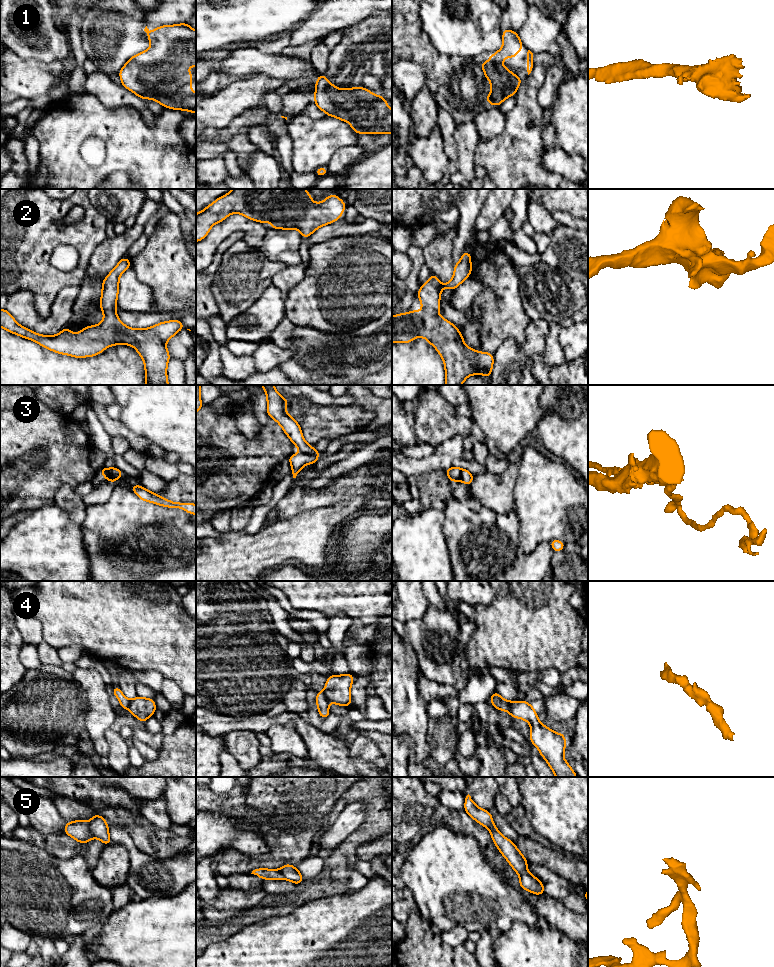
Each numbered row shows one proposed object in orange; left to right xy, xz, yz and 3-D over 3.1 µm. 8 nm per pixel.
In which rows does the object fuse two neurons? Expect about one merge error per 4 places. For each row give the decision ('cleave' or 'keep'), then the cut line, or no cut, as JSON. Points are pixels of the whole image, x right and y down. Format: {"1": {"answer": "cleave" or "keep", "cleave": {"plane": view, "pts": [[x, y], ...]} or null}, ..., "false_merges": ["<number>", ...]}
{"1": {"answer": "keep", "cleave": null}, "2": {"answer": "keep", "cleave": null}, "3": {"answer": "cleave", "cleave": {"plane": "xz", "pts": [[300, 451], [318, 457]]}}, "4": {"answer": "keep", "cleave": null}, "5": {"answer": "cleave", "cleave": {"plane": "xy", "pts": [[87, 823], [90, 832], [94, 836]]}}, "false_merges": ["3", "5"]}

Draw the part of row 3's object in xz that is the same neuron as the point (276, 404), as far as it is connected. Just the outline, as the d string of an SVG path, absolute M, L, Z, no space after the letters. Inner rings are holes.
M261 385L267 396L267 414L270 418L277 421L284 433L290 438L293 445L297 446L302 453L319 457L320 452L316 451L312 445L306 443L301 432L300 425L293 416L286 413L285 409L288 400L281 396L274 385Z

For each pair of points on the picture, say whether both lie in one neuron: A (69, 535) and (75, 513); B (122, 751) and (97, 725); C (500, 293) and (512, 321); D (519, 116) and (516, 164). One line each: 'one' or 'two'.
A: two
B: two
C: one
D: one

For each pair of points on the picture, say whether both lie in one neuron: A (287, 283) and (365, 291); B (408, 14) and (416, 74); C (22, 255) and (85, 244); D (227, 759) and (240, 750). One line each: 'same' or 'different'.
A: different
B: different
C: same
D: different

